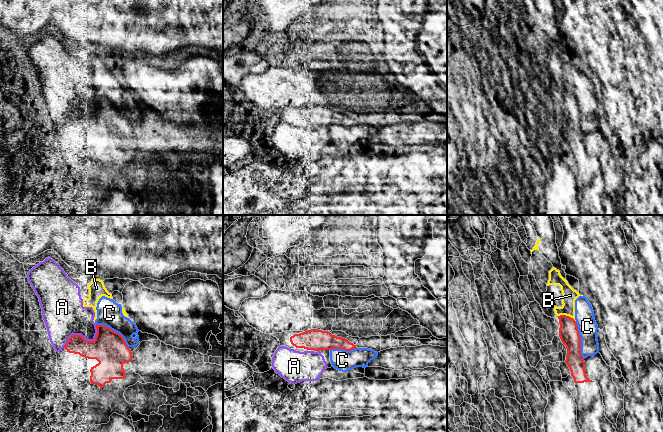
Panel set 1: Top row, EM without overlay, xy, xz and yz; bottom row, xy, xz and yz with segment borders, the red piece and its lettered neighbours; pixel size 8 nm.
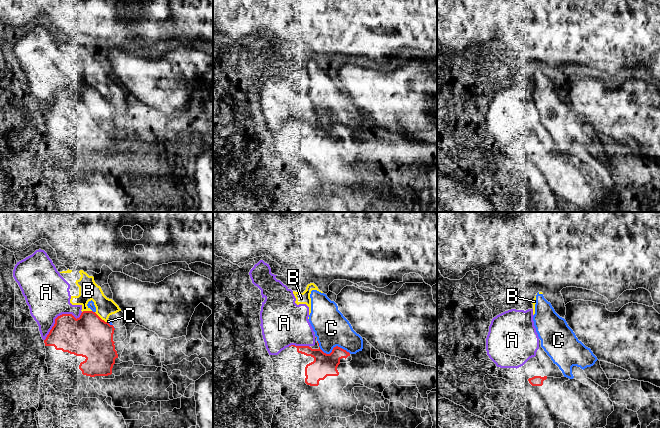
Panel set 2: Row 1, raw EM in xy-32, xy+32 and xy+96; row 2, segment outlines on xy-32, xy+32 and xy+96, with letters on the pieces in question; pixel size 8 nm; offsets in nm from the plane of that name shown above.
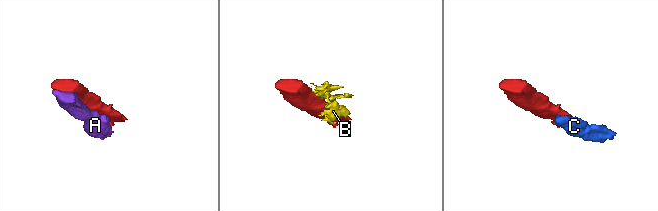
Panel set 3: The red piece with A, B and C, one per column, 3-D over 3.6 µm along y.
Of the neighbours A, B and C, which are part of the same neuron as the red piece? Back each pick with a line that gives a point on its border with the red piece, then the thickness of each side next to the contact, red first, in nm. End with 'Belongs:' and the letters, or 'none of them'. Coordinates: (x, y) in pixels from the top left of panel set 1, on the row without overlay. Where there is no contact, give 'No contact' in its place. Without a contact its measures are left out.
Belongs: none of them

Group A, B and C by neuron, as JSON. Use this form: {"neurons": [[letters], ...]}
{"neurons": [["A"], ["B", "C"]]}

